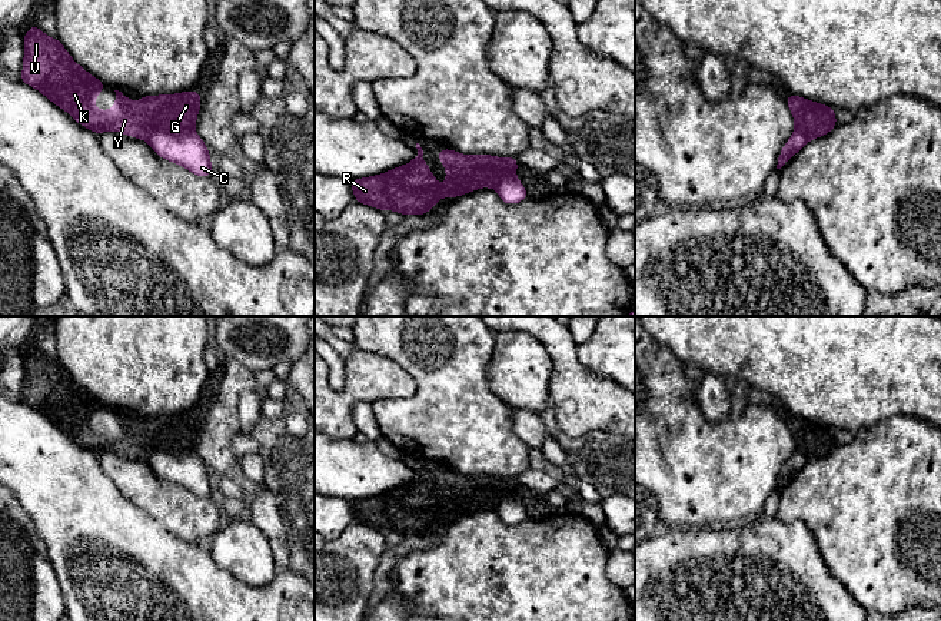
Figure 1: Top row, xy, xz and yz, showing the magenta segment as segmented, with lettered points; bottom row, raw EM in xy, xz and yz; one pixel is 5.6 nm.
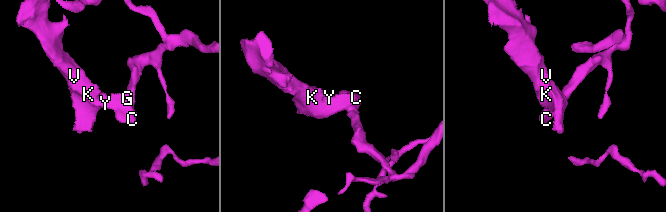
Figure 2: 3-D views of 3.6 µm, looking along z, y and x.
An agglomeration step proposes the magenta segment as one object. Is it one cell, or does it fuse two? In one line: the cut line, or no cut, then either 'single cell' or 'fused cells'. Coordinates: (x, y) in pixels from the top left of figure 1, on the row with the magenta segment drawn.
cut xy (193, 129), (185, 132), (155, 130), (146, 139); fused cells

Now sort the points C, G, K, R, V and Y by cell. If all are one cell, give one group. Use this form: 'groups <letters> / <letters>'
groups C / G K R V Y

